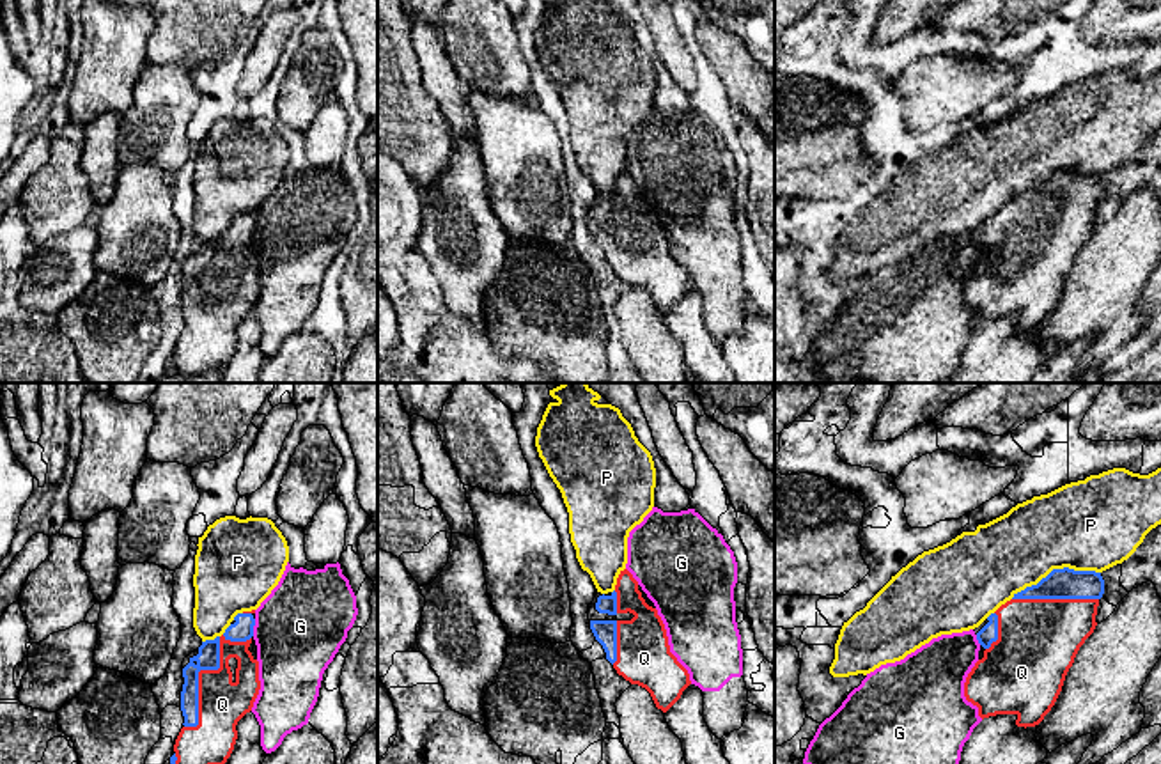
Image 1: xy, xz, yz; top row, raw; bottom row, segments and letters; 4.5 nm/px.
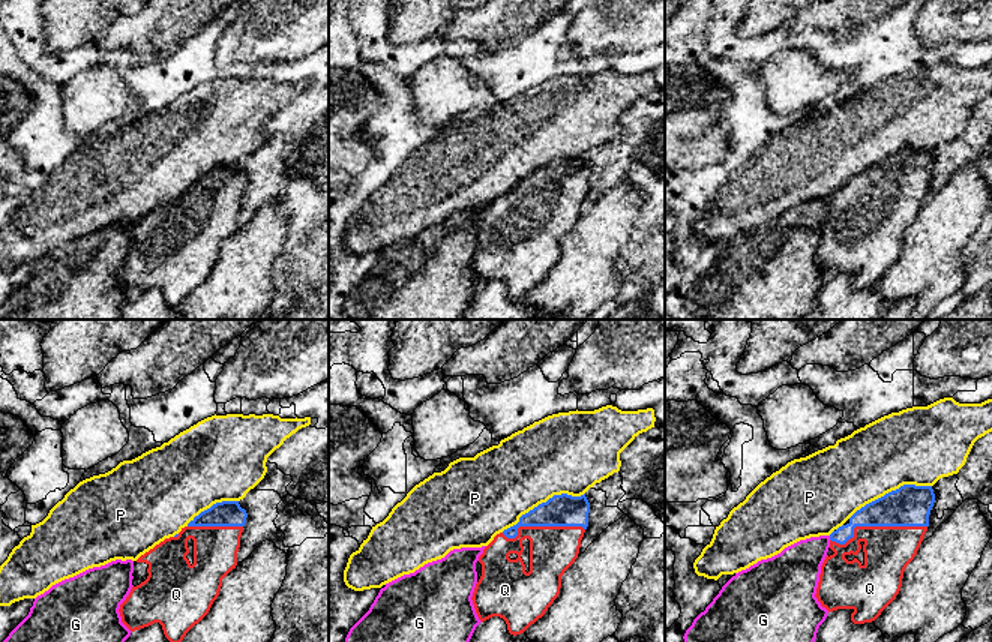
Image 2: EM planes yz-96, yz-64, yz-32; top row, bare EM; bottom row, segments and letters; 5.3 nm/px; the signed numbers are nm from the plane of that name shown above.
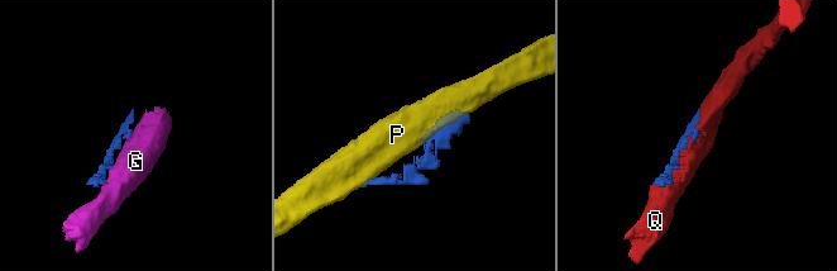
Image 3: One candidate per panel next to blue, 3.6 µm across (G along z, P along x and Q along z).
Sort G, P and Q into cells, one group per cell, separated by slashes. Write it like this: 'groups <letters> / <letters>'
groups G / P / Q

